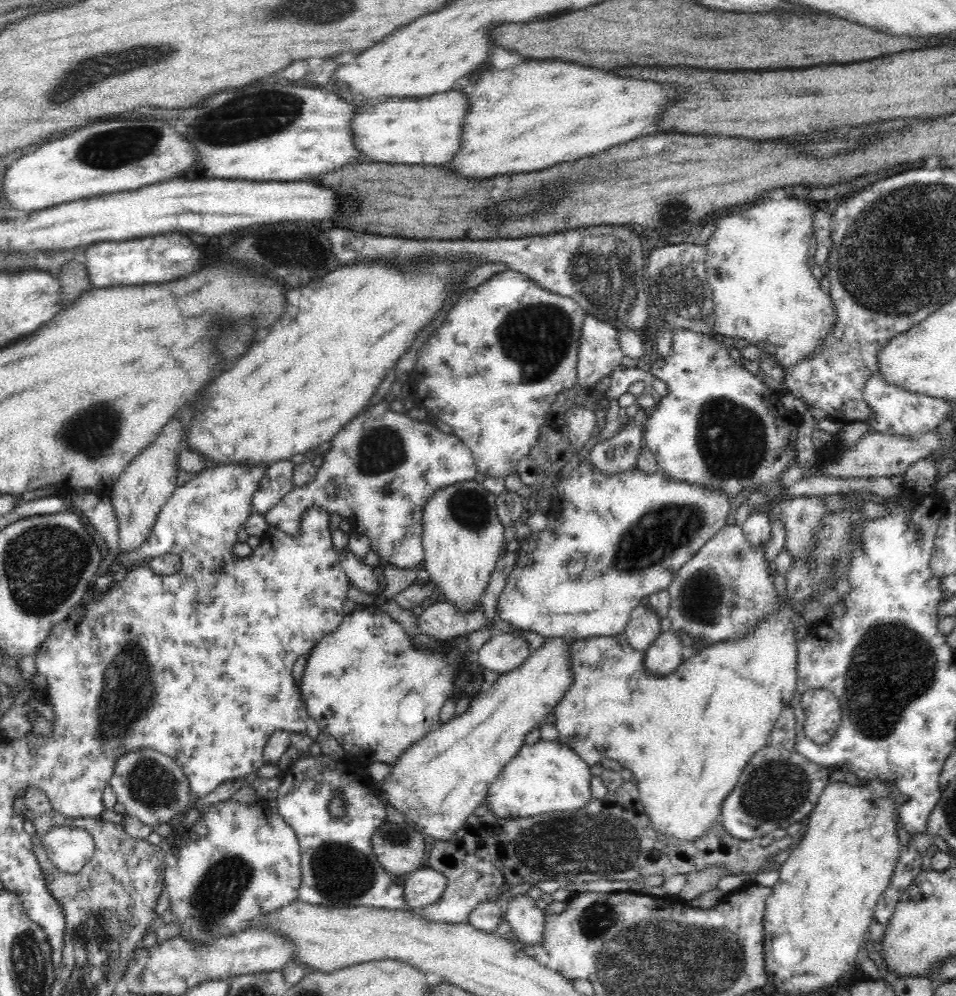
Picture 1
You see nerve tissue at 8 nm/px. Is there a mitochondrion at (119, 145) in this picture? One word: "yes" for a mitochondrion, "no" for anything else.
yes

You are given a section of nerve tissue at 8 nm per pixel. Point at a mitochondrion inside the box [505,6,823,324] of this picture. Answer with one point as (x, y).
(675, 210)

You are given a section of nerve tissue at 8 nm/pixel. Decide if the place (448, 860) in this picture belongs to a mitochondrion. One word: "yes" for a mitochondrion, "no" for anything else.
no

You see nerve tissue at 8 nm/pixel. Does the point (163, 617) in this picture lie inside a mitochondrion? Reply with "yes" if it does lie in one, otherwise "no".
no

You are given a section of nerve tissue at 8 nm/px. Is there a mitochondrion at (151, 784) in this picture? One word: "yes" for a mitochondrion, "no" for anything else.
yes

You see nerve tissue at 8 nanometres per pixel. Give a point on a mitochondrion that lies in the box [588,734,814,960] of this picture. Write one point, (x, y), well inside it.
(779, 788)

